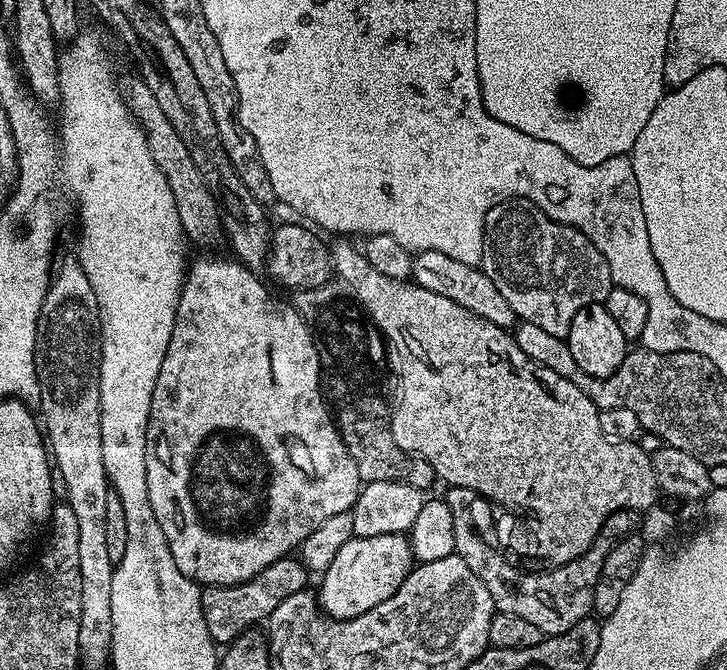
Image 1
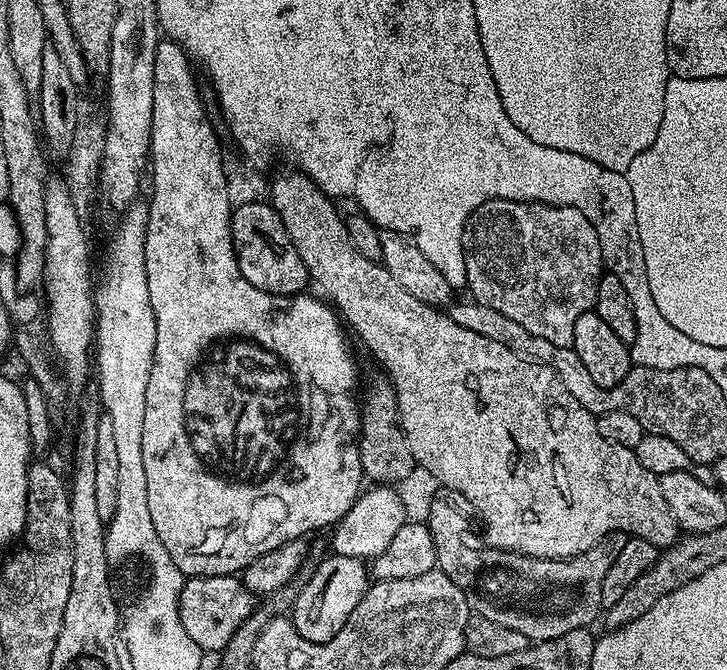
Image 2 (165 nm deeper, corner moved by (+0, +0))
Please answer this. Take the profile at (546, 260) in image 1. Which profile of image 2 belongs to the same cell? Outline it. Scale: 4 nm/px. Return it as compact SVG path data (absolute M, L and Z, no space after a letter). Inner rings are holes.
M488 200L482 206L478 206L468 217L468 223L464 225L464 257L466 258L466 278L468 279L467 291L472 291L471 299L478 304L485 304L498 314L506 314L506 318L514 318L518 326L526 326L530 334L538 334L538 338L546 338L546 342L554 342L554 346L571 348L574 342L574 322L584 312L590 312L596 306L596 291L598 282L604 268L604 259L600 249L600 239L594 230L594 226L582 214L573 208L553 208L551 204L529 204L519 200Z

